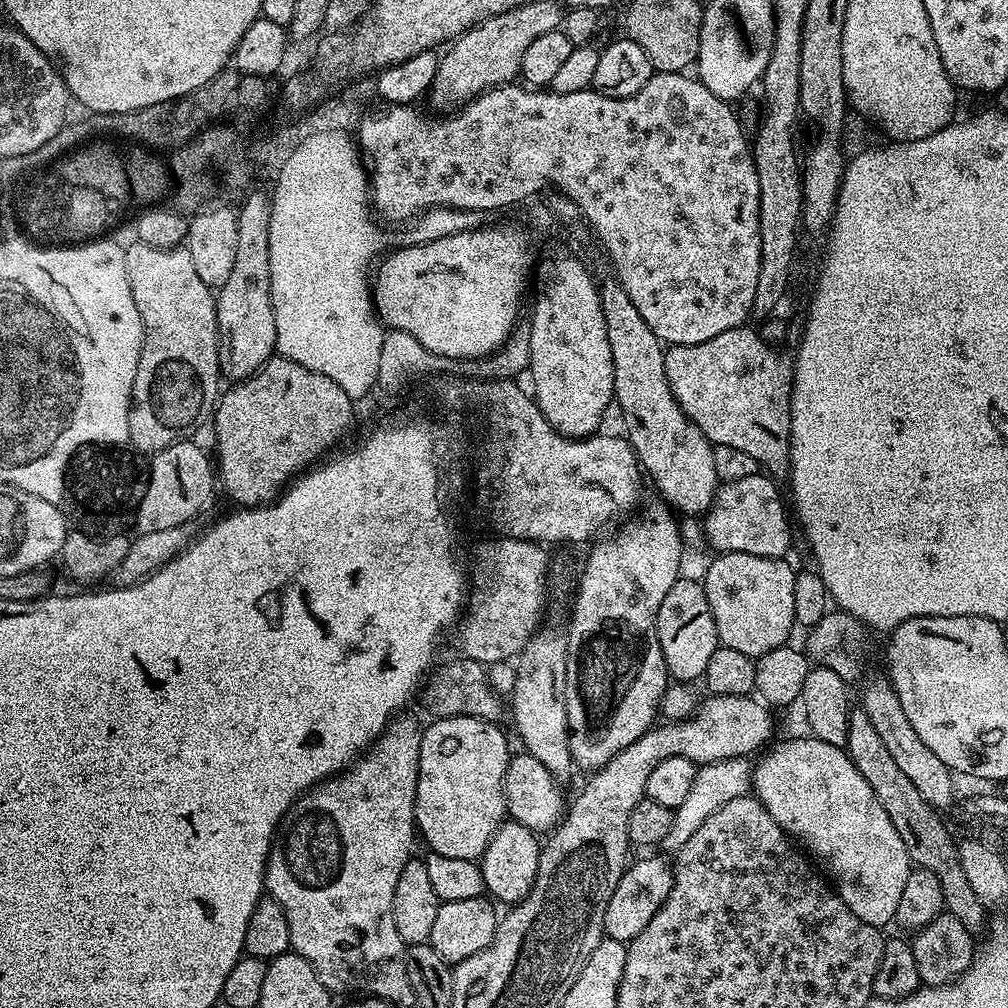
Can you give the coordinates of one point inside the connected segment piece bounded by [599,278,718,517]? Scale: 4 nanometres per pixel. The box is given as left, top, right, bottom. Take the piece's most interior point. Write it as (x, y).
(678, 456)

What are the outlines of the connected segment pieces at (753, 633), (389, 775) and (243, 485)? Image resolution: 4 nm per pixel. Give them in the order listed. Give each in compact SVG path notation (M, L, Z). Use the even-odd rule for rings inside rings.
M722 552L717 560L702 576L706 590L706 598L710 602L710 610L714 614L716 639L723 647L738 650L738 654L746 654L753 658L766 654L775 648L783 648L789 643L788 635L797 627L794 614L794 582L797 569L791 568L784 558L762 558L758 554L742 554L741 552Z
M400 714L384 729L379 740L363 753L347 770L325 778L319 784L308 789L291 808L282 821L282 827L275 837L272 851L268 853L268 867L264 870L266 892L273 900L277 900L286 914L286 922L290 926L291 951L297 952L310 966L314 966L314 974L322 978L322 986L326 986L333 994L349 992L352 998L375 998L388 1000L393 1006L413 1003L412 987L408 977L408 953L402 938L398 934L398 926L394 926L394 889L398 886L398 878L413 855L412 843L418 840L416 827L416 787L418 786L418 766L420 765L421 725L416 725L408 714Z
M273 355L272 359L266 361L258 372L254 373L253 376L249 376L247 380L237 383L233 388L236 388L233 392L225 391L219 397L214 409L214 425L216 424L216 452L220 455L218 476L219 479L220 476L224 479L224 488L237 500L237 505L264 506L269 502L275 501L289 481L313 467L321 458L327 457L337 447L335 444L352 428L352 407L354 407L354 401L352 397L346 394L346 390L342 390L342 386L338 386L338 382L326 378L326 374L318 374L318 370L306 370L306 366L298 366L298 362L288 360L282 355Z

